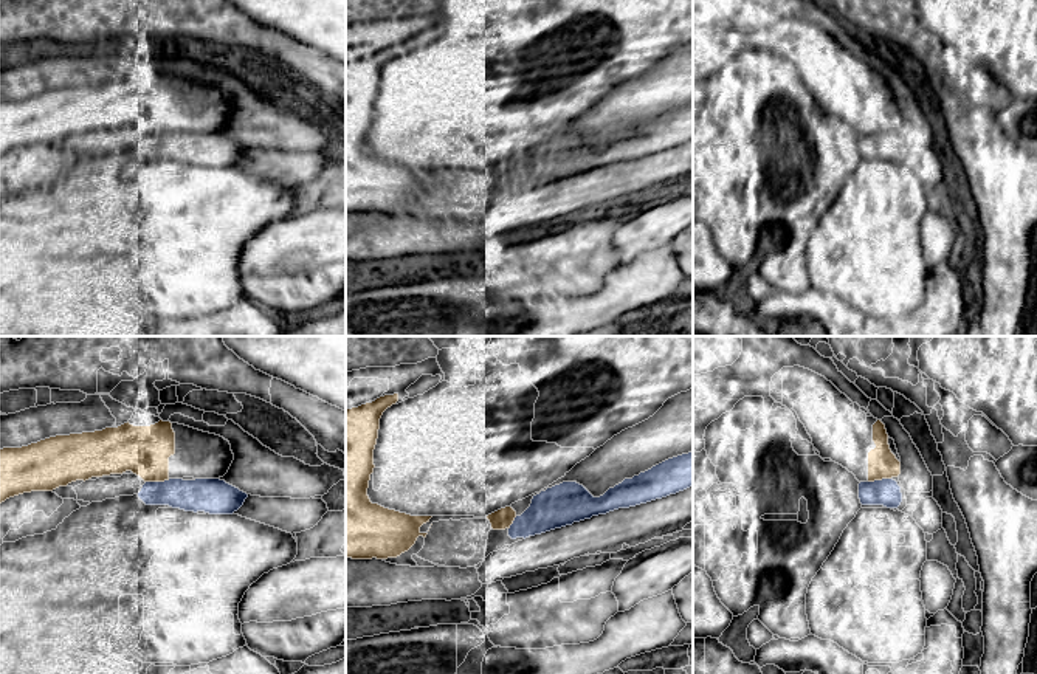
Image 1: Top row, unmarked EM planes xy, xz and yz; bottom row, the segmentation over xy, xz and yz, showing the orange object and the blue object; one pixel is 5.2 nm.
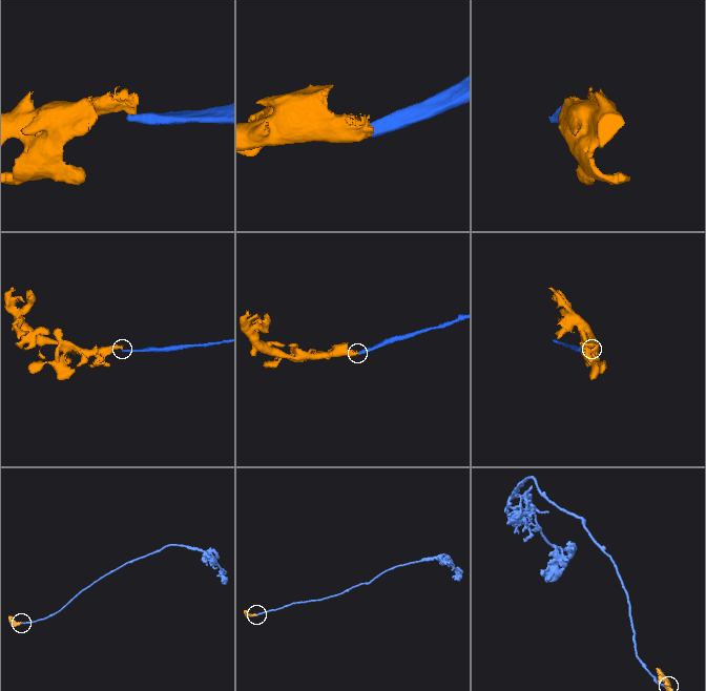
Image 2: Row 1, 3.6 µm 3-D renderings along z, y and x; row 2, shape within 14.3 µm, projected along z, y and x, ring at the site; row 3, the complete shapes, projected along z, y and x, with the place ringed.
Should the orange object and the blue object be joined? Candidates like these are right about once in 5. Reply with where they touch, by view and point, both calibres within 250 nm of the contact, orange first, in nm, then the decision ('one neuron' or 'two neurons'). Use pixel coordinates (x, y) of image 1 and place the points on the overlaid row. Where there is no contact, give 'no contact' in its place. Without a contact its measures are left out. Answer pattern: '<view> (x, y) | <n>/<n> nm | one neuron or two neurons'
xy (157, 481) | 260/180 nm | two neurons

